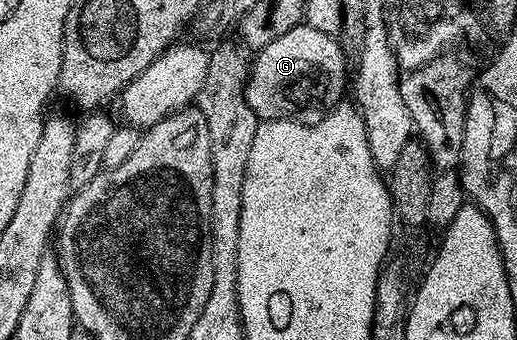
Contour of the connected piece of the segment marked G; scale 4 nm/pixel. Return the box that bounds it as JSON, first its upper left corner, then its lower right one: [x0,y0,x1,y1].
[246,24,348,126]

